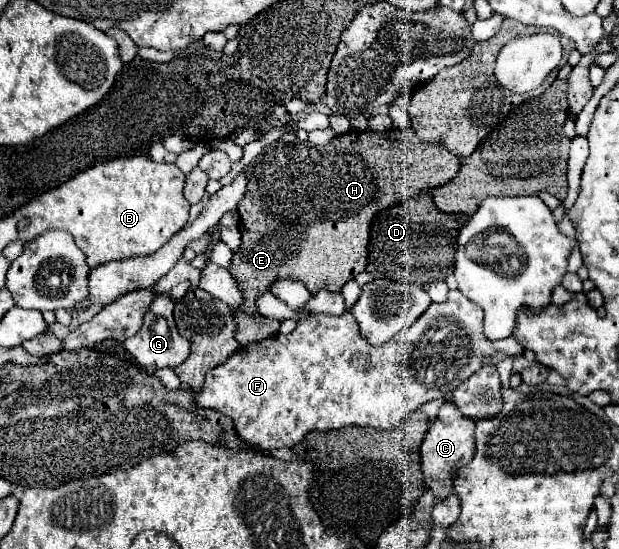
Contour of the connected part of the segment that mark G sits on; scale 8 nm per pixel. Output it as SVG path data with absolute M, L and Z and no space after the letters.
M157 293L157 301L153 301L149 313L145 315L141 331L125 341L125 349L129 351L129 355L143 367L177 367L189 357L189 341L181 337L175 327L173 305L175 303L171 301L169 295Z

